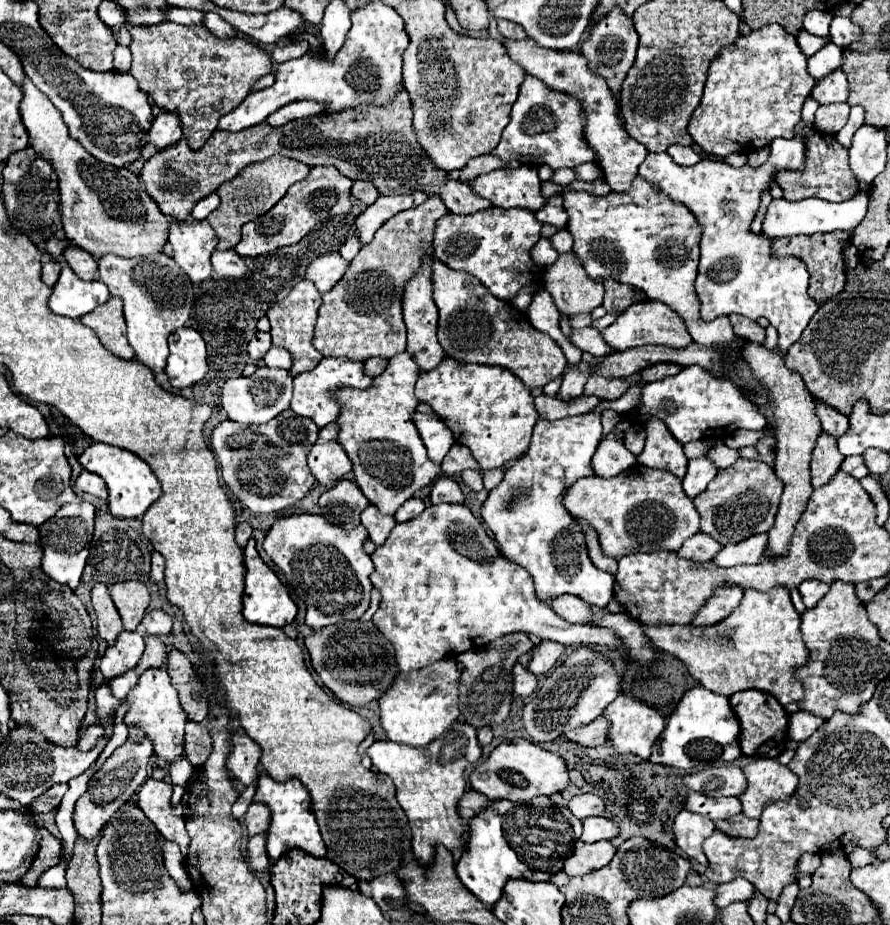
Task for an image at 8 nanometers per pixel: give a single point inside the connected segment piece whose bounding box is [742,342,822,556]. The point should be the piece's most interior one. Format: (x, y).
(796, 427)

